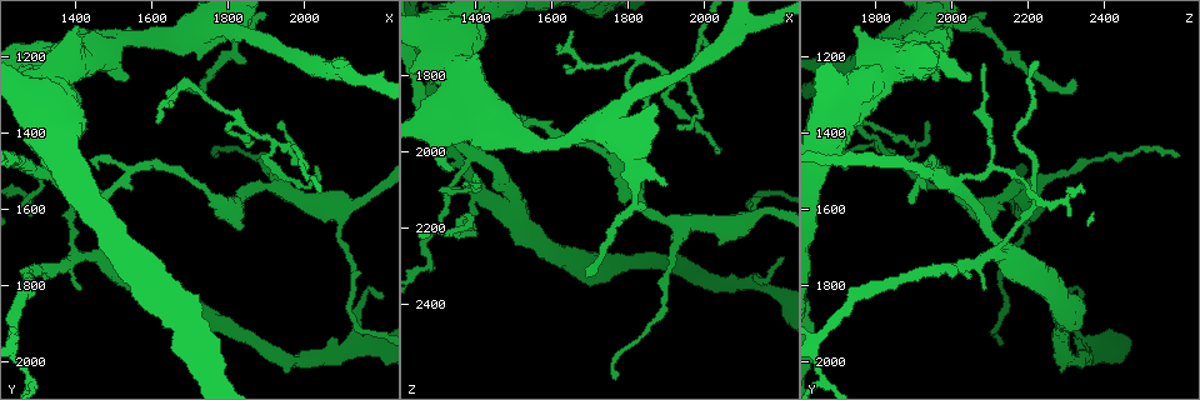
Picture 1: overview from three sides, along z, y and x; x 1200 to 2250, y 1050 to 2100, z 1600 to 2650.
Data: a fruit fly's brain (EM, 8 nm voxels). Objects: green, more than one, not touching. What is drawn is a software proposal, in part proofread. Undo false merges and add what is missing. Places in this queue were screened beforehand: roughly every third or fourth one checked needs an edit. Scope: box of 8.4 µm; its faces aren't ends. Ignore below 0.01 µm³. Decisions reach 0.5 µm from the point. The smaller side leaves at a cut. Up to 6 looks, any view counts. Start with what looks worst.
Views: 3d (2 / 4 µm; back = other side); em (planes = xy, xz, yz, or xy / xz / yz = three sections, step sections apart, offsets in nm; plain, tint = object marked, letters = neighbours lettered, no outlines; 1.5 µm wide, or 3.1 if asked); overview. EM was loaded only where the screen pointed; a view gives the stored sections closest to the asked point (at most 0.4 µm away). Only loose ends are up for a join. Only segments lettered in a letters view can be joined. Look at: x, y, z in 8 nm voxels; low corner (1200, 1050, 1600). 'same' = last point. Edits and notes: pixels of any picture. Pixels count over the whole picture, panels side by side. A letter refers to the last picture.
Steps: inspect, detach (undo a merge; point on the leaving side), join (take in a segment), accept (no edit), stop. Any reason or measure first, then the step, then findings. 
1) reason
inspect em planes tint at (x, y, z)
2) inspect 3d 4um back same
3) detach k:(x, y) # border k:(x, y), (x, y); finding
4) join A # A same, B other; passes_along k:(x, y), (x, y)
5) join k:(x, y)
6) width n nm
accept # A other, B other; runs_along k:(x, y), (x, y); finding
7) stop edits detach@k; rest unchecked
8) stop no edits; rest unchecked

branch stops here
inspect 3d 4um at (1410, 1120, 1740)

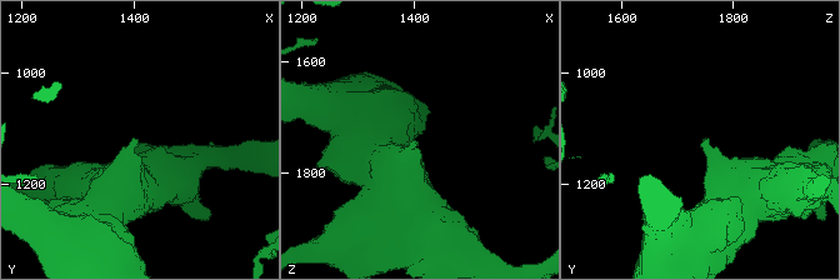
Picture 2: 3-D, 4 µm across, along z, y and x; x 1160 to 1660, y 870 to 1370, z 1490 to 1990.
now the EM
inspect em planes letters at (1405, 1115, 1745)

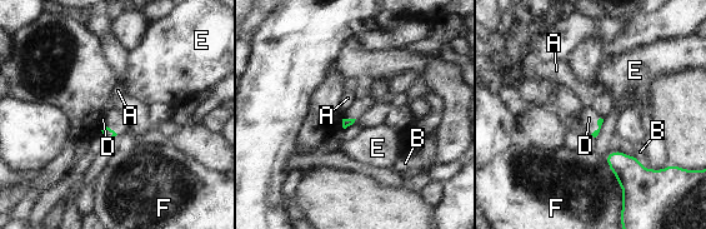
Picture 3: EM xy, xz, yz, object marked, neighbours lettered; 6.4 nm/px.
join D # A other, B other, D same, E other, F other; passes_along 3:(109, 133), (109, 127), (115, 119); it goes on there

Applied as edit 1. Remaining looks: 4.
looks like a crossing
inspect 3d 2um at (1905, 1415, 1815)

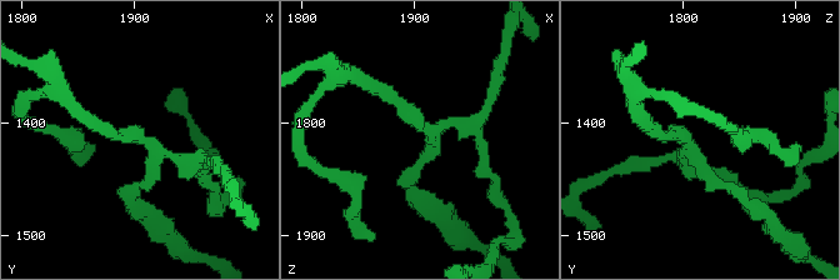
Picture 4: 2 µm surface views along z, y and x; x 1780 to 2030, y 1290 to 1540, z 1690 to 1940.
now the EM
inspect em planes plain at (1910, 1418, 1806)

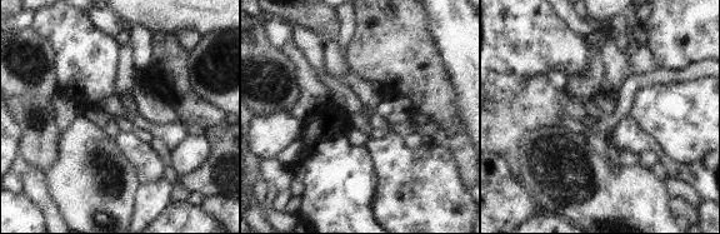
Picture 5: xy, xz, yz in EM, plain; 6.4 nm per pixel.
what lies round it
inspect em planes letters same

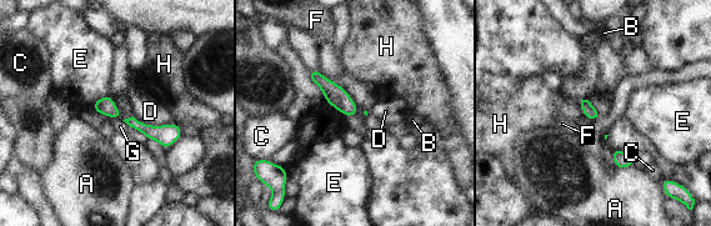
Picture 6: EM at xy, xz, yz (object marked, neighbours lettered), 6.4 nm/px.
longest_contact G 300 nm
accept # A other, B other, C other, D other, E other, F other, G other, H other; border 6:(109, 117), (124, 120), (148, 139); all the same neuron

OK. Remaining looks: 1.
stop edits join@3; rest unchecked

